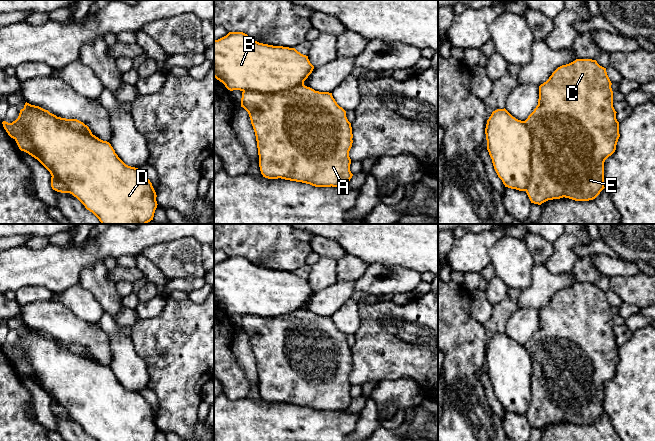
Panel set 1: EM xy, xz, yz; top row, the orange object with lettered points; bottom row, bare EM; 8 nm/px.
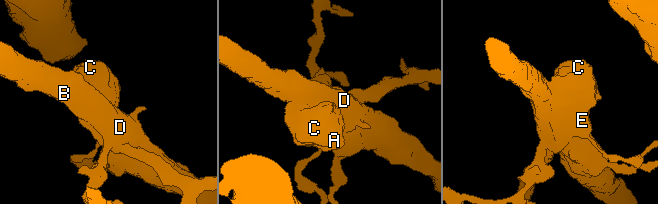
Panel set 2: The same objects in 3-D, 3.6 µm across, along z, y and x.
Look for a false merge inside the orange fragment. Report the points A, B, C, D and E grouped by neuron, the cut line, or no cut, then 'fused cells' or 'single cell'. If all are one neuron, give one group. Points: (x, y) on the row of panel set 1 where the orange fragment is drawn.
A C E / B D | yz (523, 121), (531, 136), (531, 177), (526, 190) | fused cells

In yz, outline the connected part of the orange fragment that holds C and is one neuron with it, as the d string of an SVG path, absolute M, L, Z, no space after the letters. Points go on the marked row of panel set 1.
M576 59L558 67L549 79L539 86L538 105L524 121L532 136L532 173L526 193L531 203L542 203L560 198L575 201L595 199L604 187L604 162L615 150L619 122L613 107L613 91L606 68L596 60Z

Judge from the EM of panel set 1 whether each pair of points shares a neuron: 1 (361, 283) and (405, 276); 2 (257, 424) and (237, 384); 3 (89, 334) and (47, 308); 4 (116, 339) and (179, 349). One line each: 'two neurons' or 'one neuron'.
1: one neuron
2: two neurons
3: one neuron
4: two neurons

